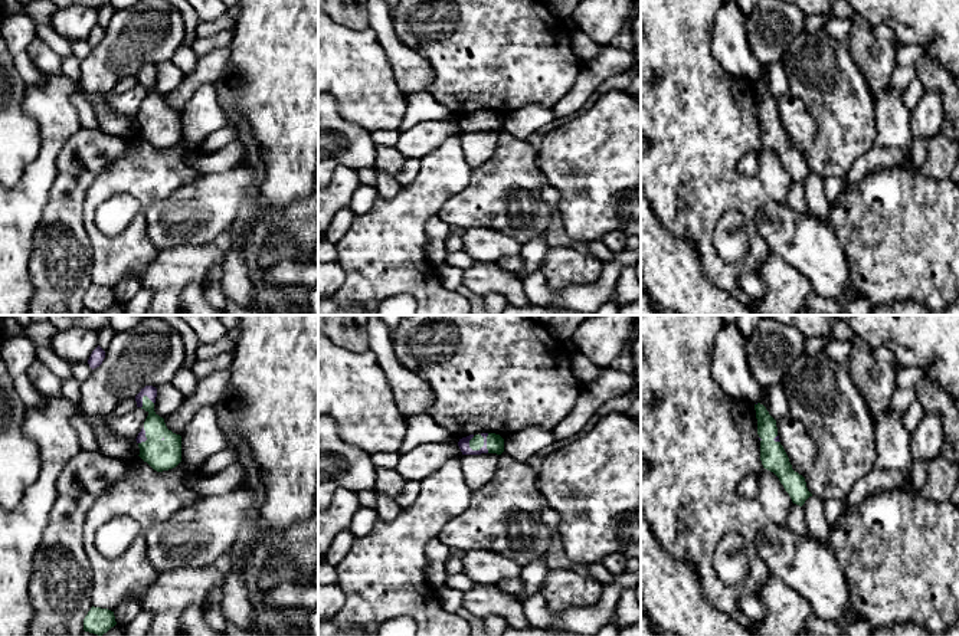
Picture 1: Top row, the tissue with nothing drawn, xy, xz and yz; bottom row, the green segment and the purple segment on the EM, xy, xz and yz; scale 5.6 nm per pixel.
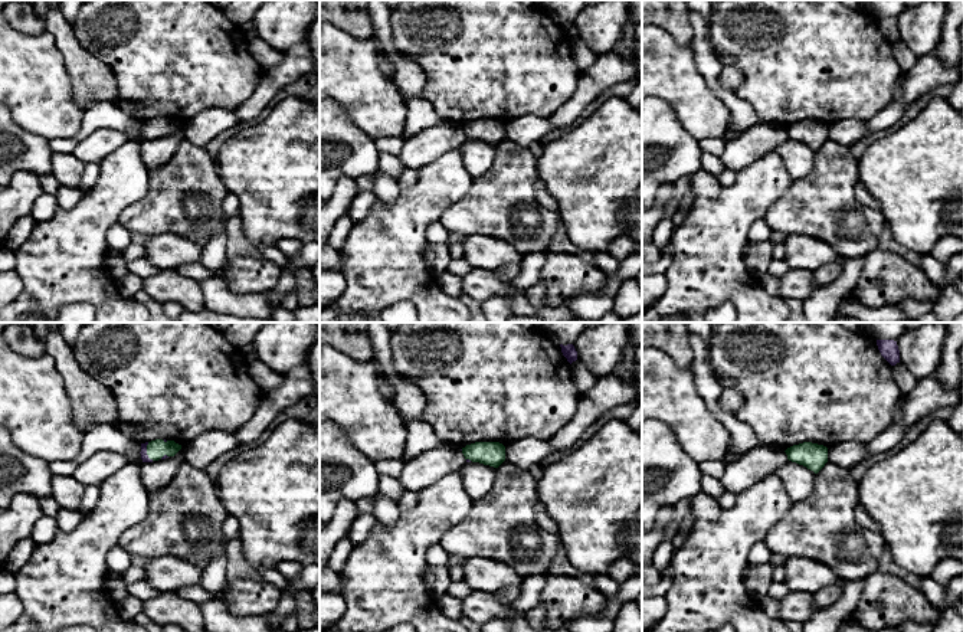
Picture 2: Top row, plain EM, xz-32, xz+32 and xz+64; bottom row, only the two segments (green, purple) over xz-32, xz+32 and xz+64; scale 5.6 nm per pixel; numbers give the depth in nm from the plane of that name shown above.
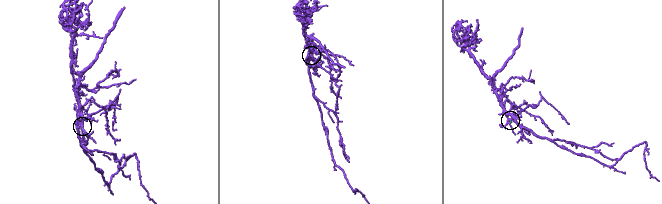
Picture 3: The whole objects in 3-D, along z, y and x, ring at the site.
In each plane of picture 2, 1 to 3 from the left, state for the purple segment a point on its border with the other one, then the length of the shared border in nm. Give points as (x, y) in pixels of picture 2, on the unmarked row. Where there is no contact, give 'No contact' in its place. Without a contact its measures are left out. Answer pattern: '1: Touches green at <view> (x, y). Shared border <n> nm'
1: Touches green at xz-32 (147, 130). Shared border 110 nm
2: Touches green at xz+32 (468, 136). Shared border 30 nm
3: No contact

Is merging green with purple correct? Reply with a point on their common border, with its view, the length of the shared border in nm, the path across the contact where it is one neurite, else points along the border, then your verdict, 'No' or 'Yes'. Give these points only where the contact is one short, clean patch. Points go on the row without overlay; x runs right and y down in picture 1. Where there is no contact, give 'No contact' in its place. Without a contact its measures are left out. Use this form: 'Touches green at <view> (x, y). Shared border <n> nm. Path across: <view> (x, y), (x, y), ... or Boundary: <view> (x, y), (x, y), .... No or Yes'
Touches green at xz (481, 124). Shared border 140 nm. Path across: xz (477, 120), (481, 124), (473, 127), (464, 121). Yes

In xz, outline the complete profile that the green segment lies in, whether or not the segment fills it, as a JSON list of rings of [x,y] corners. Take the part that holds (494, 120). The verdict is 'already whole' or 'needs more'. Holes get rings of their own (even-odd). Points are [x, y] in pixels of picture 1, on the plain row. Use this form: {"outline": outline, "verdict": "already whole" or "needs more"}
{"outline": [[[495,111],[469,112],[459,117],[458,124],[462,132],[481,132],[481,131],[497,131],[504,130],[504,117]]], "verdict": "needs more"}

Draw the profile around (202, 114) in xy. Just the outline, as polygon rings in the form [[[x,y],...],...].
[[[203,83],[181,111],[181,140],[192,150],[213,131],[226,125],[226,114],[217,101],[215,83]]]

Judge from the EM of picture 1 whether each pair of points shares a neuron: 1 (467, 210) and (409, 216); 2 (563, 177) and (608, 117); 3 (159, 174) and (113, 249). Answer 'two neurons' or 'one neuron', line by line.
1: two neurons
2: one neuron
3: one neuron

